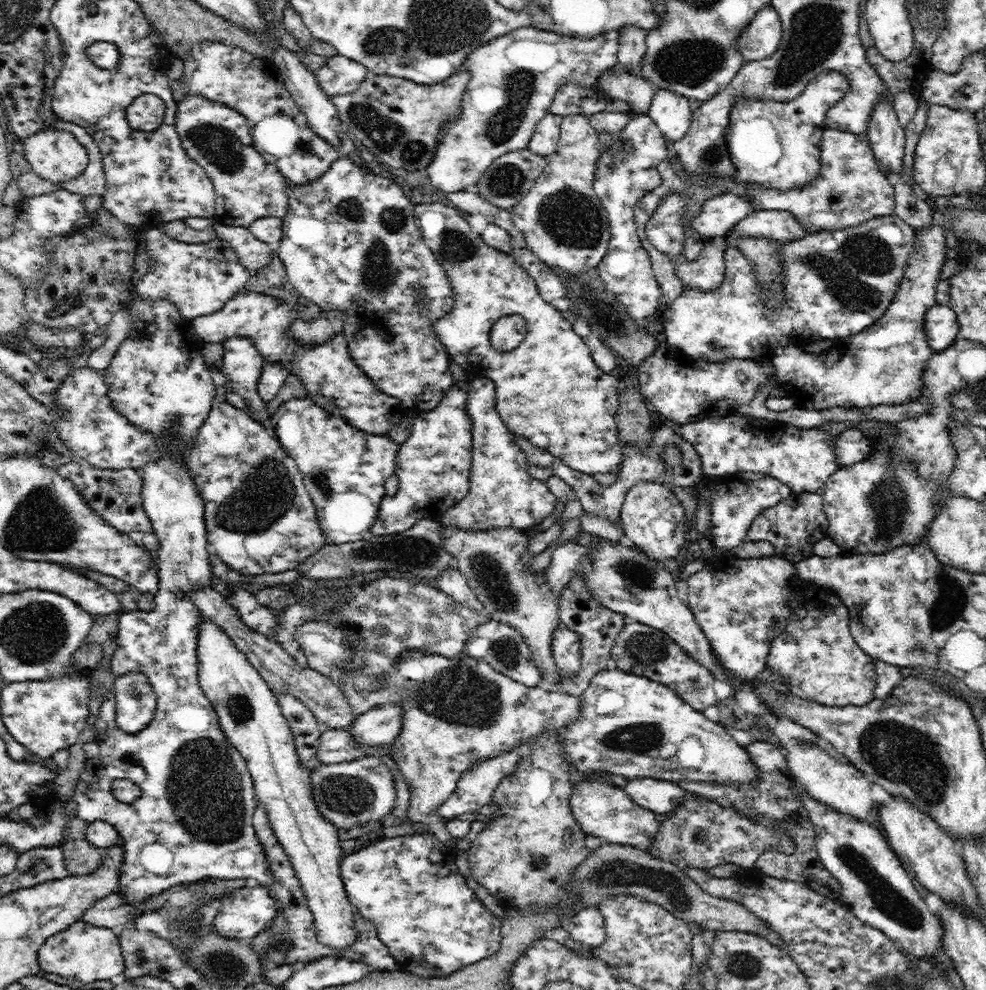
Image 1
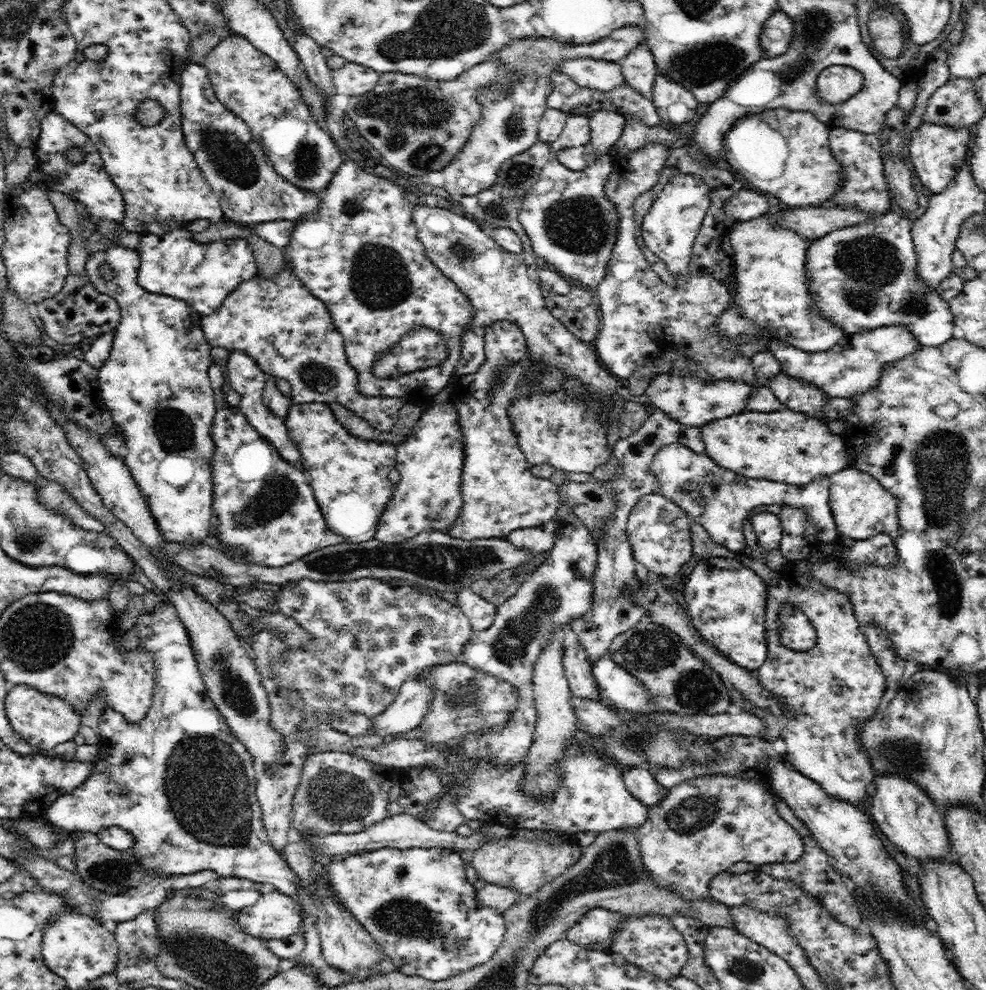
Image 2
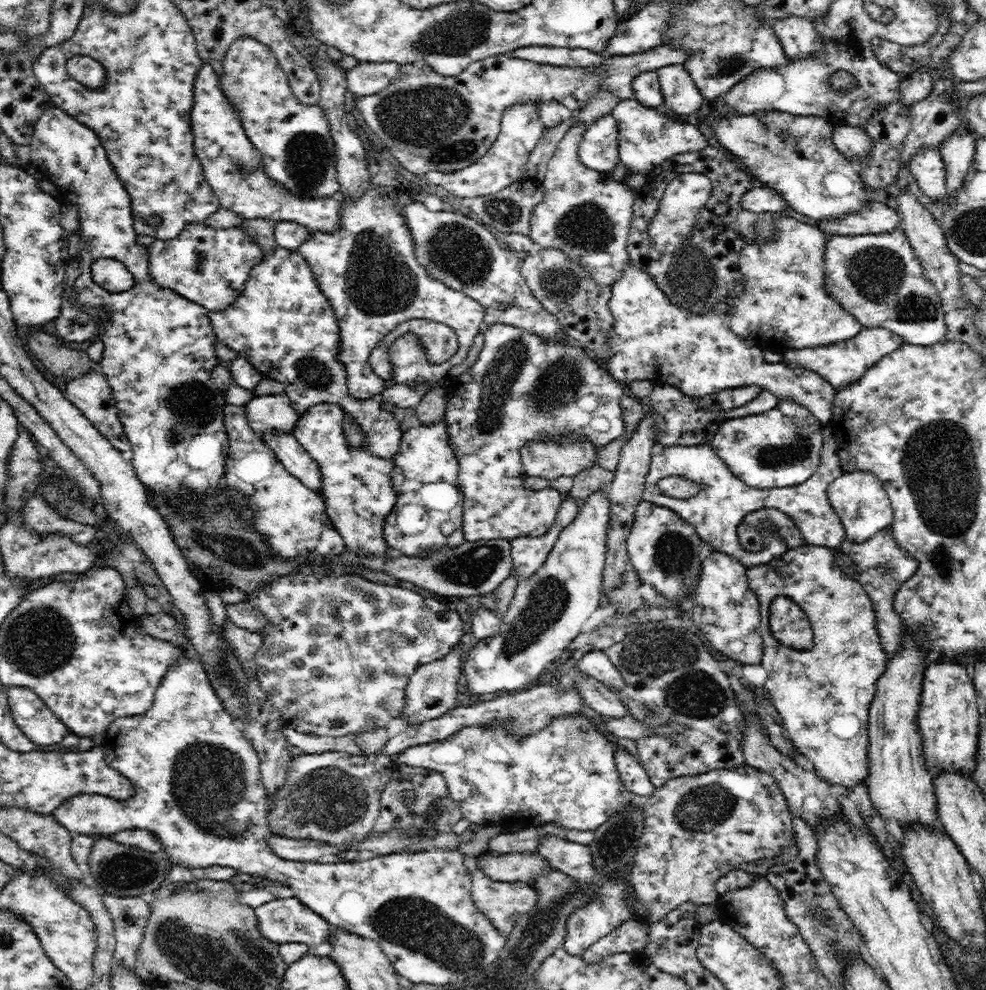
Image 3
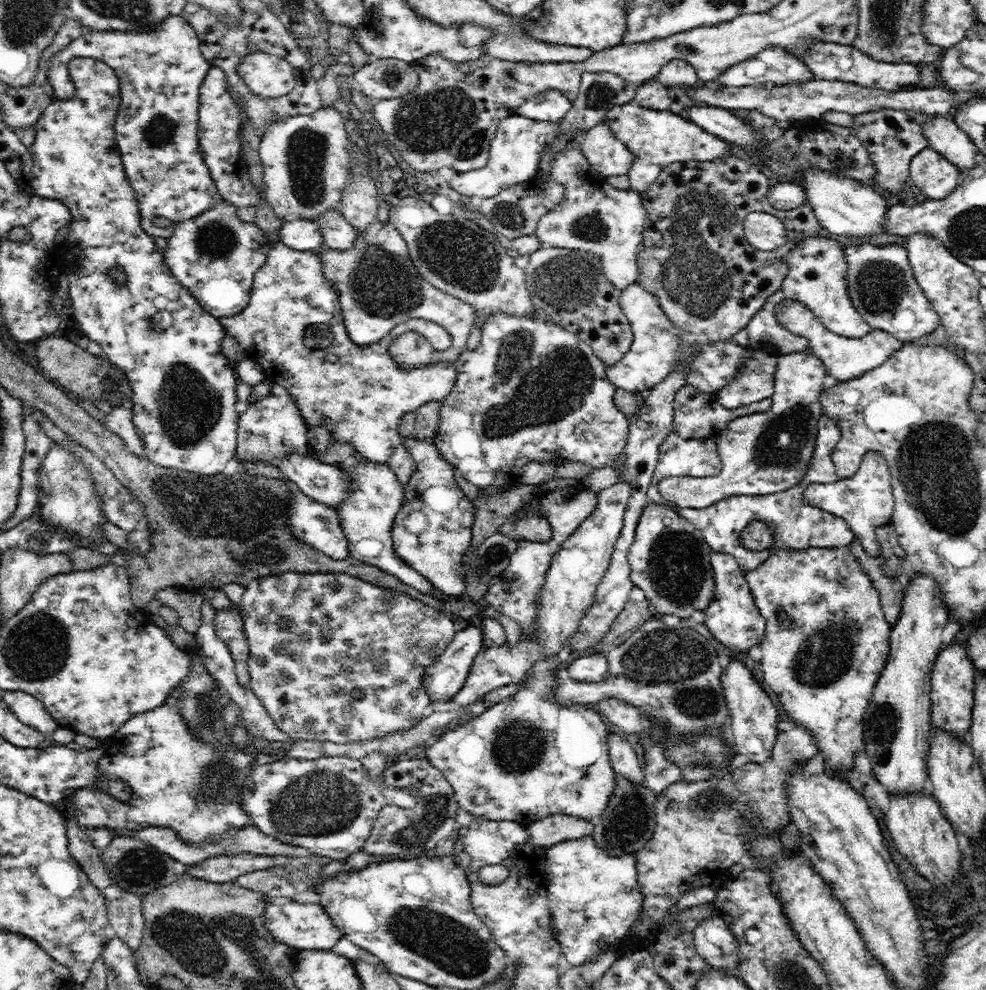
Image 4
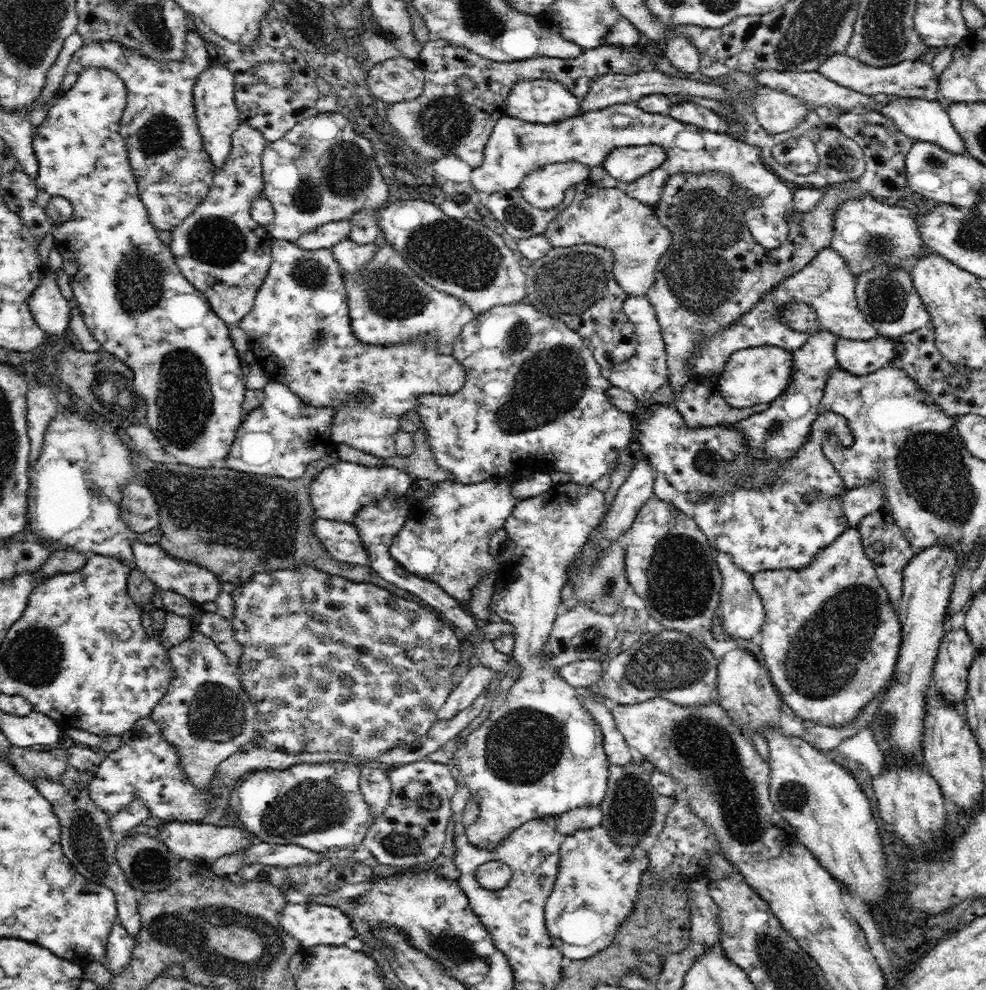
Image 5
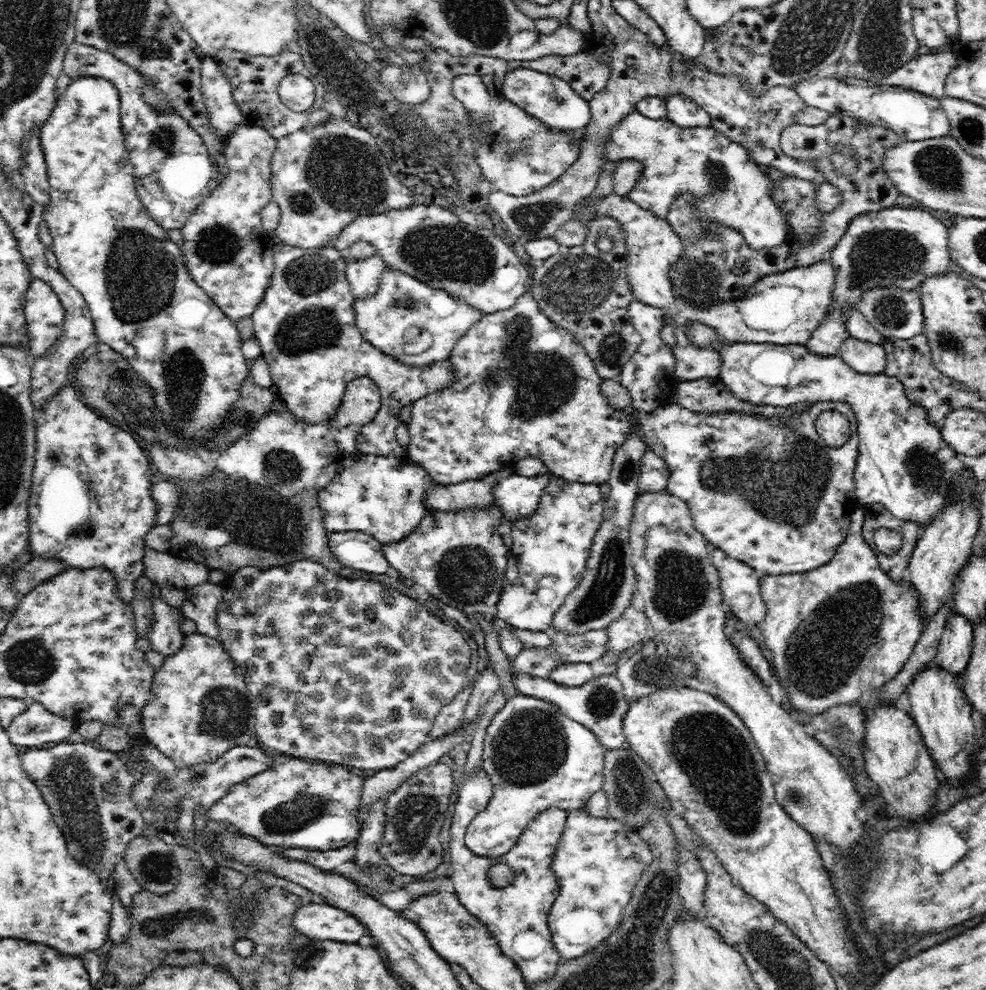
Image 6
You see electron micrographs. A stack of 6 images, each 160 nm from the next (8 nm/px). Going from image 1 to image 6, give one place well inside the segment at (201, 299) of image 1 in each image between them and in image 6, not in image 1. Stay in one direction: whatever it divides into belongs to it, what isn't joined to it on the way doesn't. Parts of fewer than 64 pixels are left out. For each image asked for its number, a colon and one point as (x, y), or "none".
2: (172, 264)
3: (207, 266)
4: (216, 255)
5: (222, 251)
6: (228, 253)

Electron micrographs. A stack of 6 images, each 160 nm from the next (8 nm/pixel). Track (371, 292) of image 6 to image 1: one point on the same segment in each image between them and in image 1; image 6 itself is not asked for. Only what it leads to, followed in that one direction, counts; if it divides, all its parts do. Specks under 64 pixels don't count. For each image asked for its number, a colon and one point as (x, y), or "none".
1: (217, 137)
2: (250, 191)
3: (233, 166)
4: (337, 232)
5: (351, 257)

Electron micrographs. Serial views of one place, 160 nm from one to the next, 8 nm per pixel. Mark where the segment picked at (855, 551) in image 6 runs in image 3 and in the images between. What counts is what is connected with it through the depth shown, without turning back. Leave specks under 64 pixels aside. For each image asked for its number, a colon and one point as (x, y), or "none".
3: (823, 695)
4: (824, 664)
5: (830, 639)

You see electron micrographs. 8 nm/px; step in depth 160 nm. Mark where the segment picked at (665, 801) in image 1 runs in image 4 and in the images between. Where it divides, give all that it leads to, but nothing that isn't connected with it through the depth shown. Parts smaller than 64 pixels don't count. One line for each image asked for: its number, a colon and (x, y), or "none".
2: (640, 782)
3: (633, 775)
4: (623, 759)

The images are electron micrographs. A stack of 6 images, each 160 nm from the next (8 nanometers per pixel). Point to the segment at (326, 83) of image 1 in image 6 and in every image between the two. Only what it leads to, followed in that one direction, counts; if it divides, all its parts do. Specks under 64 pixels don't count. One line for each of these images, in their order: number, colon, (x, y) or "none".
2: (353, 80)
3: (365, 79)
4: (388, 78)
5: (398, 79)
6: (408, 84)

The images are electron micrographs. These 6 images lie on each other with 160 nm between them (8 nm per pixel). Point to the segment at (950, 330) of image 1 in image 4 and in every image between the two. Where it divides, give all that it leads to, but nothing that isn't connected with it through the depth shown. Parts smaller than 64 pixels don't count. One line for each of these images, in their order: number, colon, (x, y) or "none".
2: (862, 277)
3: (876, 277)
4: (881, 285)

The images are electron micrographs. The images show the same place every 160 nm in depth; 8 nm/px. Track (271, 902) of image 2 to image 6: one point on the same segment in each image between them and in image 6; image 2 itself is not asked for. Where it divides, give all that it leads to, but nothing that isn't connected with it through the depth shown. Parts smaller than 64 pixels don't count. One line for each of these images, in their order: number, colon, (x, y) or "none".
3: (285, 920)
4: (307, 926)
5: (312, 924)
6: (316, 920)

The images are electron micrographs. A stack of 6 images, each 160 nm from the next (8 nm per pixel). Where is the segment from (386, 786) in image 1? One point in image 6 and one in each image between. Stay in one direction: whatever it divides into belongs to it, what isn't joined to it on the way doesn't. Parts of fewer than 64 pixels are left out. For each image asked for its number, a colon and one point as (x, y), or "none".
2: (339, 792)
3: (334, 797)
4: (328, 806)
5: (320, 806)
6: (299, 803)

